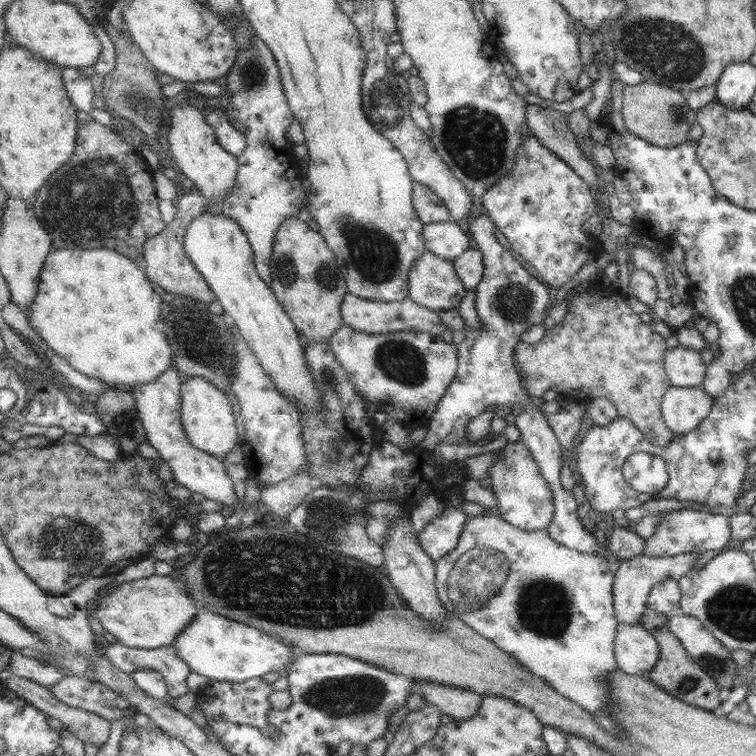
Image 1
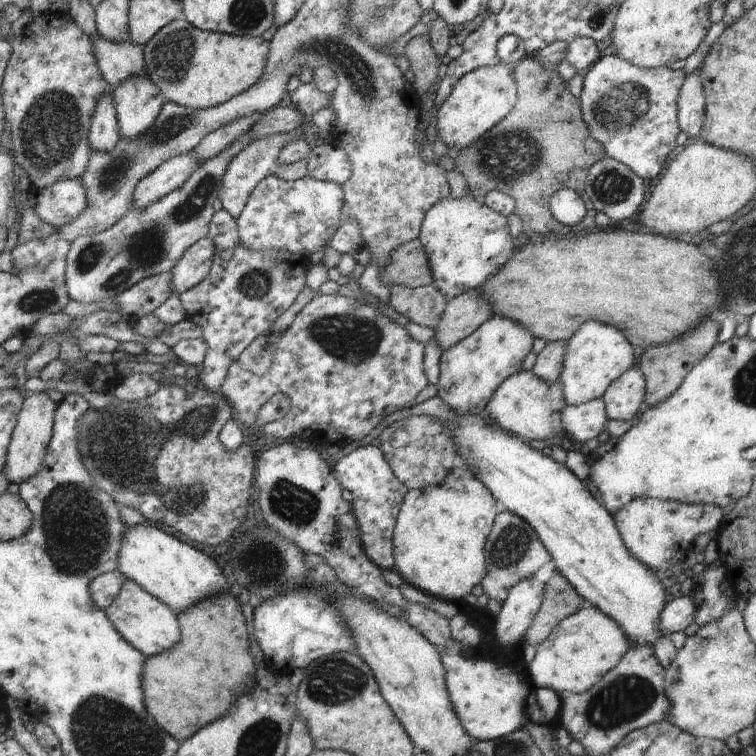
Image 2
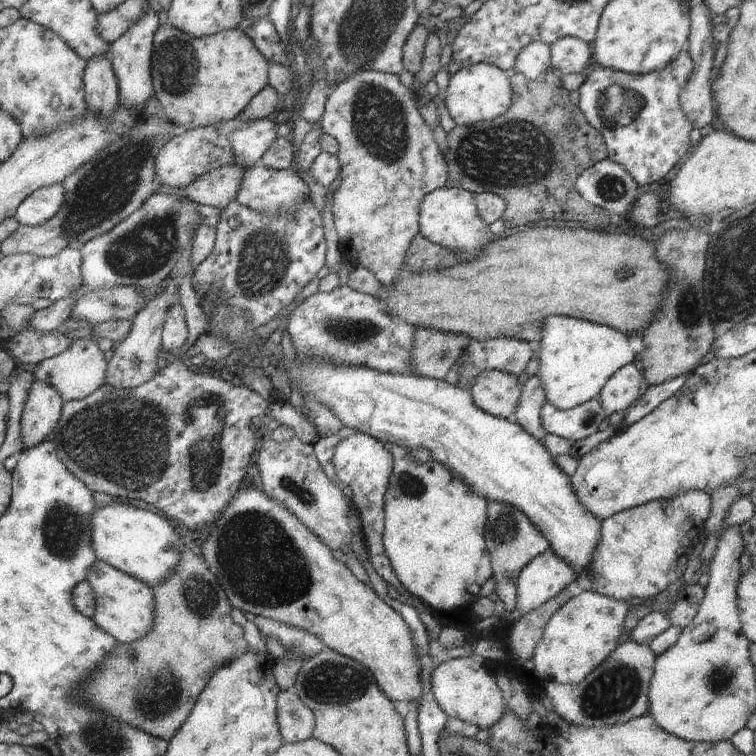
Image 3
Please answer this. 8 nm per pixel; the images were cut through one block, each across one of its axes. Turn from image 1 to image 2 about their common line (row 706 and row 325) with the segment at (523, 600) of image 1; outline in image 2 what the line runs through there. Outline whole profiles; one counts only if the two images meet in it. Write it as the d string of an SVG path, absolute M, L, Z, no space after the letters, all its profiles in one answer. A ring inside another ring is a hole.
M589 320L567 340L561 372L561 387L568 405L579 405L592 399L601 399L606 389L621 374L634 366L634 350L627 338L613 326Z

